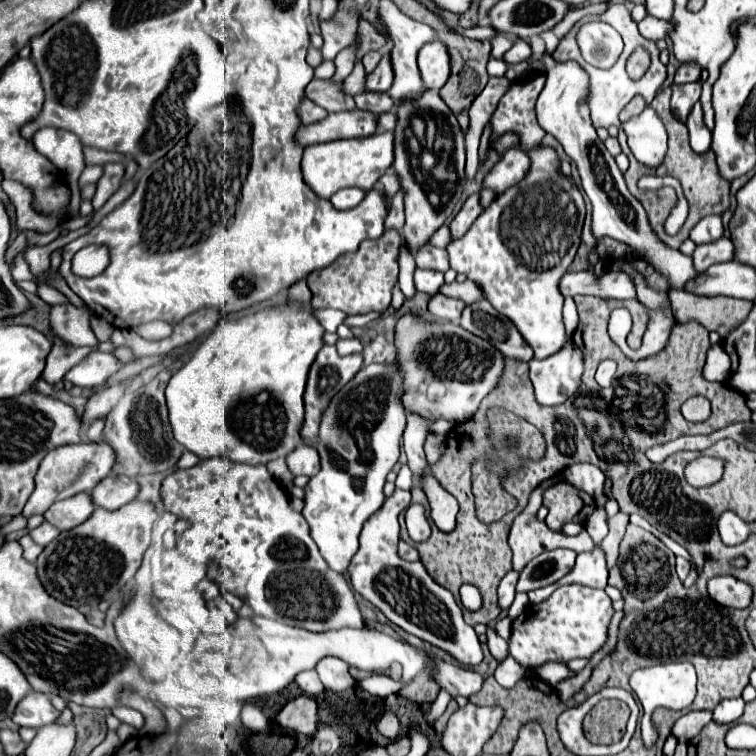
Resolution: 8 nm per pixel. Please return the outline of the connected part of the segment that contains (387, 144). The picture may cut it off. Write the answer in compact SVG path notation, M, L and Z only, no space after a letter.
M378 132L364 138L332 140L322 144L312 144L304 148L302 154L302 178L320 196L330 198L340 188L356 186L370 190L380 176L392 166L392 132Z

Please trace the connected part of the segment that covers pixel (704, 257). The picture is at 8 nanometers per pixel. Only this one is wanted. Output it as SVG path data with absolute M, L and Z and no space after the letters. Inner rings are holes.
M720 238L716 242L704 244L704 246L696 246L692 260L694 260L694 270L696 272L704 272L708 266L718 264L718 262L728 262L732 260L734 254L734 246L730 238Z

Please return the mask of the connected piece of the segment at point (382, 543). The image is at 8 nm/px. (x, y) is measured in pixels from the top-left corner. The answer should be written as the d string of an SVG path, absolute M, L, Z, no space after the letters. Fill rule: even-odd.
M396 488L392 498L388 498L382 508L372 514L372 518L368 518L360 534L360 550L348 566L352 588L404 632L414 634L420 640L448 652L464 666L476 666L482 662L484 654L474 628L464 622L462 608L456 604L452 592L436 584L422 566L422 562L404 562L396 554L396 546L400 542L398 514L408 504L410 492Z

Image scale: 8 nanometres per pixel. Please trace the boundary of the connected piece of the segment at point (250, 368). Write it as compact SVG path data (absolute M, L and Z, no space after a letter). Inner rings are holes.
M282 300L276 306L240 318L222 318L166 386L174 438L200 458L224 456L244 464L266 464L290 454L304 442L300 436L304 424L304 388L308 370L322 346L324 328L314 310L292 300Z

